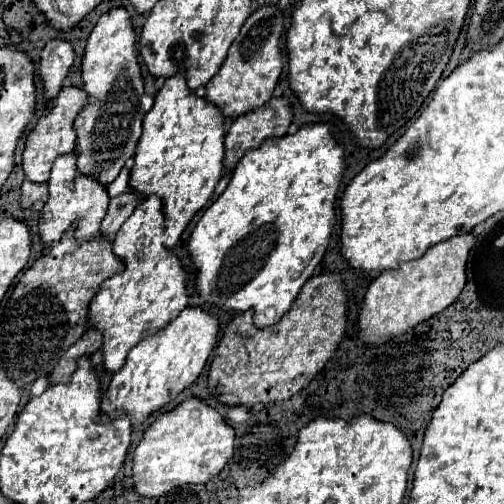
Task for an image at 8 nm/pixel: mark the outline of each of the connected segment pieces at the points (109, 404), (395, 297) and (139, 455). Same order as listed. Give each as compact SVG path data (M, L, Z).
M184 308L172 324L162 332L144 338L128 352L126 364L114 374L100 410L110 418L126 416L134 428L142 426L150 414L172 402L182 390L186 390L206 366L210 352L216 346L218 320L202 308Z
M460 234L448 242L440 242L416 262L406 262L400 270L386 270L366 290L358 314L358 340L362 346L380 346L390 338L402 336L420 322L446 310L466 284L466 260L476 238Z
M188 398L182 404L178 404L172 412L162 414L146 432L140 444L136 446L132 454L134 462L134 492L142 498L160 498L172 488L184 486L184 484L204 484L210 478L214 478L228 462L228 458L234 454L234 430L222 420L218 410L210 408L198 398Z

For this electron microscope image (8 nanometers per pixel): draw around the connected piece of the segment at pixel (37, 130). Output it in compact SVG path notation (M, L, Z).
M66 86L66 88L60 90L58 98L54 100L54 108L36 122L34 130L26 138L26 150L24 150L24 160L22 160L22 170L24 170L26 180L30 180L30 182L48 182L50 166L54 164L54 160L58 156L70 154L74 150L76 132L74 132L72 124L74 124L76 112L80 112L84 104L86 104L84 90L74 88L74 86Z

